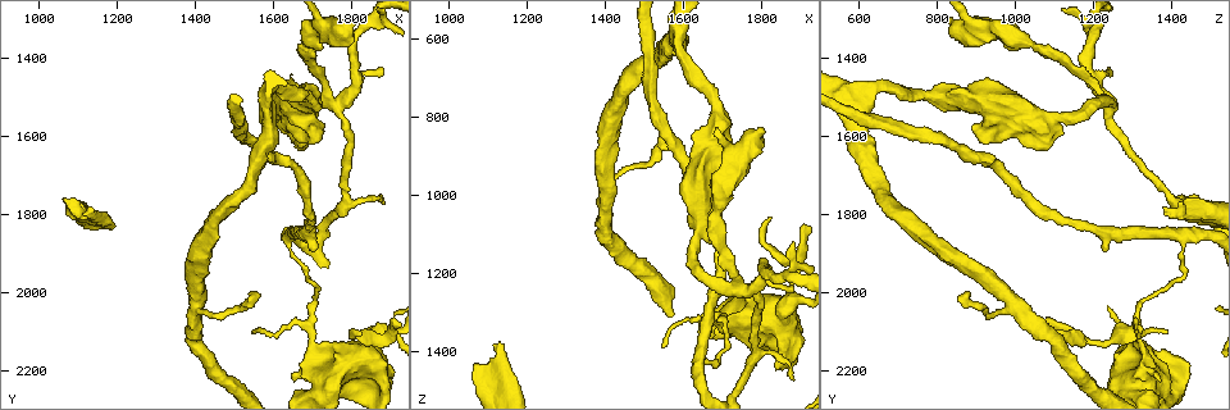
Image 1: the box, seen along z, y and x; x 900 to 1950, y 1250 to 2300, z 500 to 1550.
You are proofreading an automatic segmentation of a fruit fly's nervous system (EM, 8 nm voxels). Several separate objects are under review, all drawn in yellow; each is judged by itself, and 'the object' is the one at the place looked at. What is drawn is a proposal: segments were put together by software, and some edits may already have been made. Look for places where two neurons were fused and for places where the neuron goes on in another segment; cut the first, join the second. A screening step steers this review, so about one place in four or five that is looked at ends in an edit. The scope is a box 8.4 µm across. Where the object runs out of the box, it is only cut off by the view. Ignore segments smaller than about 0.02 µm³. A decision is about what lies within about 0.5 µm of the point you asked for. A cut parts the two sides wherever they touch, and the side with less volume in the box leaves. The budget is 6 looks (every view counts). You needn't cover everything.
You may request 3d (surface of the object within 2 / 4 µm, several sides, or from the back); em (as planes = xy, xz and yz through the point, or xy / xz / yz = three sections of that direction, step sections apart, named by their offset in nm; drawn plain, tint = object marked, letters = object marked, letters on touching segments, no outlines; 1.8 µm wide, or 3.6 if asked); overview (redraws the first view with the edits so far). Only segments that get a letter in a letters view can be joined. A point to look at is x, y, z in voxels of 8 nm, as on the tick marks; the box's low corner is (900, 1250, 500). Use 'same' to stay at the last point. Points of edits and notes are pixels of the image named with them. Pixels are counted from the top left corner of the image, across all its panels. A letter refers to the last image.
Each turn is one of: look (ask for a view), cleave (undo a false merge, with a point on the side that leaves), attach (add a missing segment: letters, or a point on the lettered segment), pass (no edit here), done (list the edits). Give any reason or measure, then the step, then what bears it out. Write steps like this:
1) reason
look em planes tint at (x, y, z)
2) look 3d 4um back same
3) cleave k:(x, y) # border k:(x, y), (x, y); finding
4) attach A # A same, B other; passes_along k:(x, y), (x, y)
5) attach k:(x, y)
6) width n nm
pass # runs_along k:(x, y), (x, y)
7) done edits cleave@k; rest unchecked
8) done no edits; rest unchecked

four or more arms meet
look em xz step 4 plain at (1755, 1520, 1245)

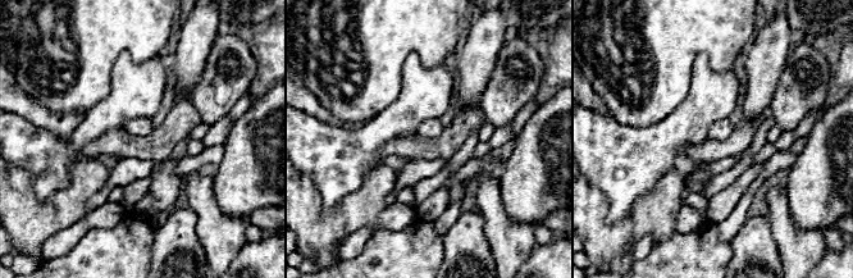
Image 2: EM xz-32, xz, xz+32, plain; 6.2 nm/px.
see the neighbours
look em xz step 4 letters same

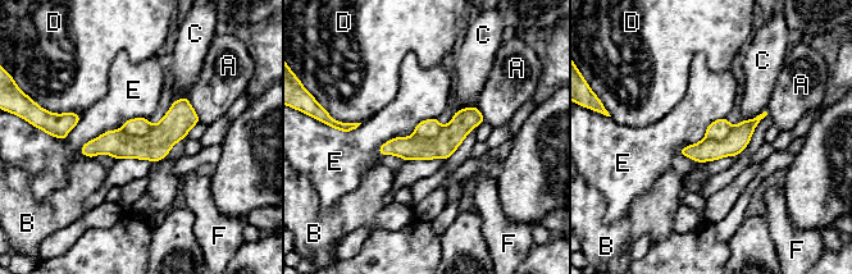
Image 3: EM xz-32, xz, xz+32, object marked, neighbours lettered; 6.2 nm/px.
cleave 3:(137, 127) # A other, B other, C other, D other, E other, F other; border 3:(153, 126), (139, 136), (121, 129); two neurons meet here

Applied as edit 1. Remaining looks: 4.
look overview

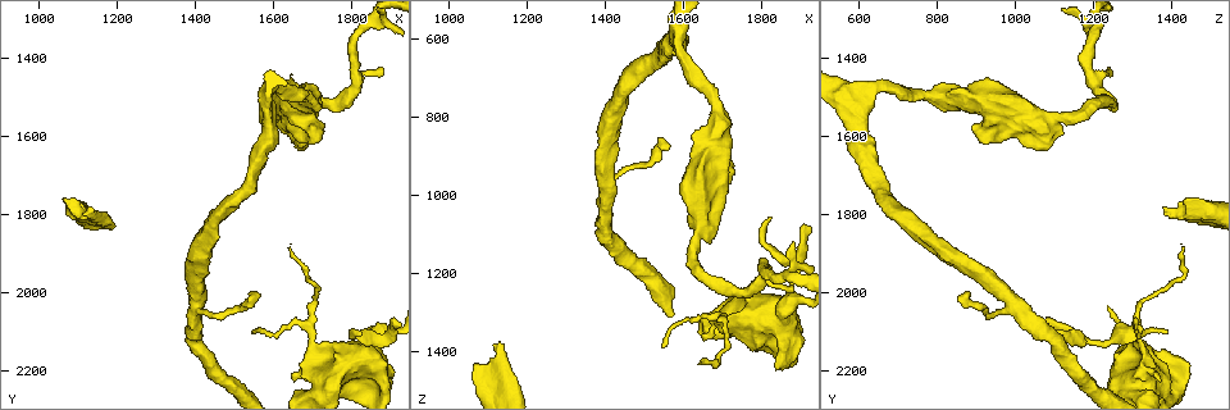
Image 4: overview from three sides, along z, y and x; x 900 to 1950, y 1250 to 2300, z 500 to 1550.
thin end
look em xz step 8 tint at (1645, 1890, 1435)

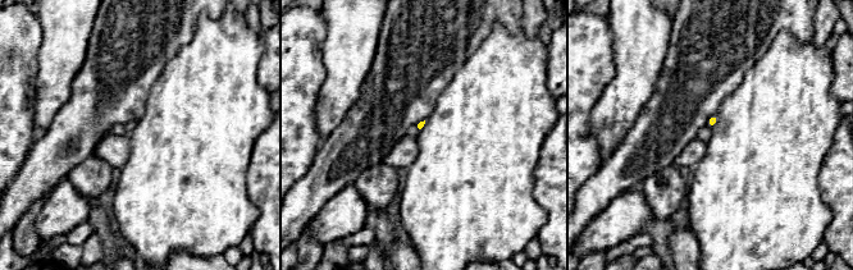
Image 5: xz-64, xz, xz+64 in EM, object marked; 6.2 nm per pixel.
cut it another way
look em planes letters same

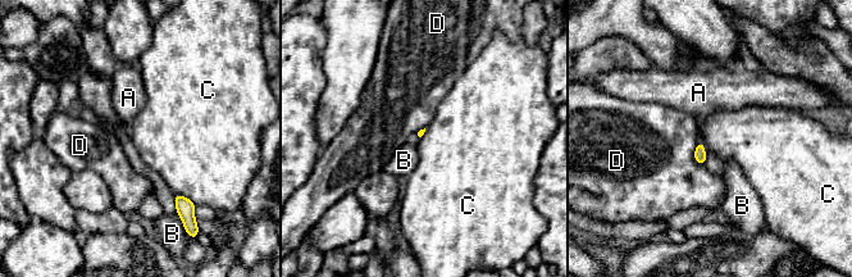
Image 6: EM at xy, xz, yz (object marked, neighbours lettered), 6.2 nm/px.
pass # A other, B other, C other, D other; border 6:(174, 194), (187, 196), (196, 205); no lettered segment goes on from it

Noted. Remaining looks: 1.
done edits cleave@3; rest unchecked

